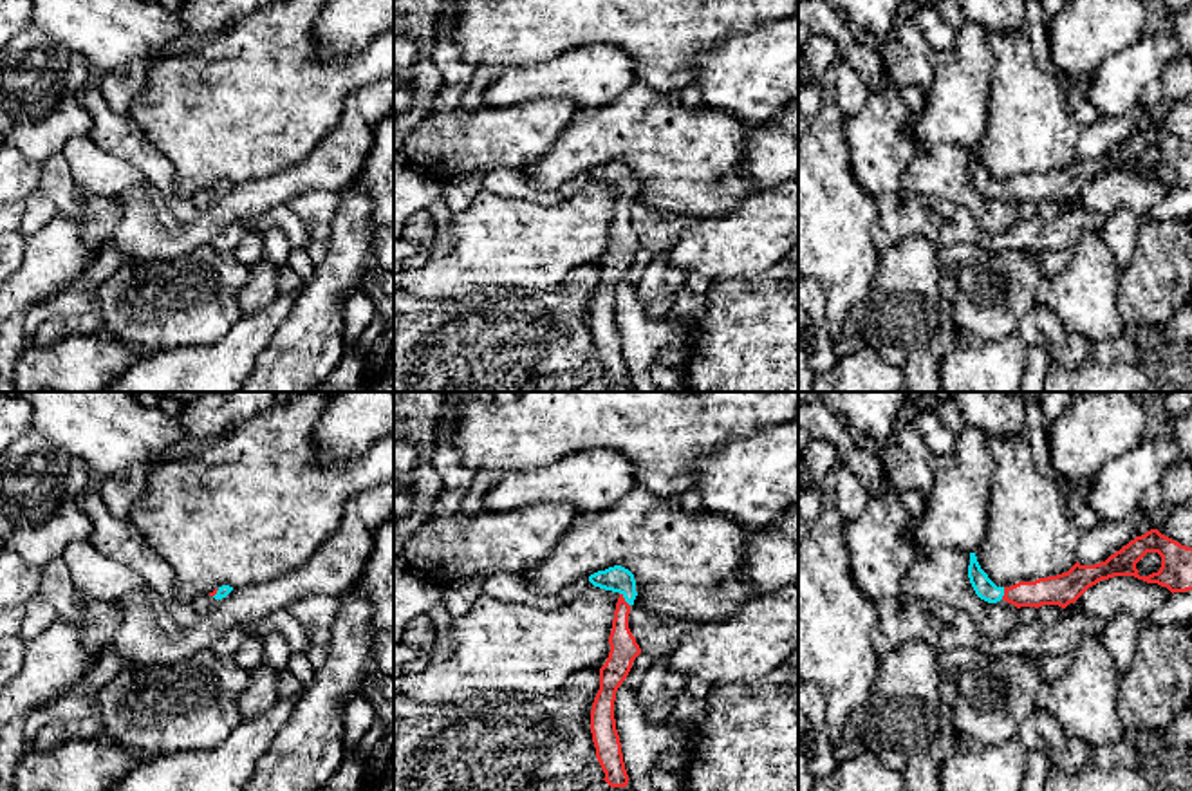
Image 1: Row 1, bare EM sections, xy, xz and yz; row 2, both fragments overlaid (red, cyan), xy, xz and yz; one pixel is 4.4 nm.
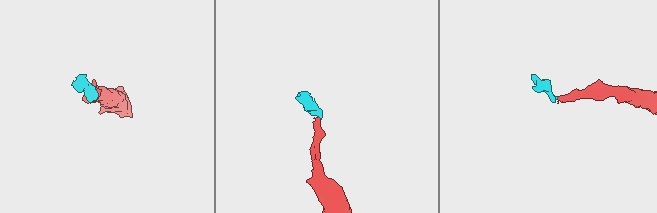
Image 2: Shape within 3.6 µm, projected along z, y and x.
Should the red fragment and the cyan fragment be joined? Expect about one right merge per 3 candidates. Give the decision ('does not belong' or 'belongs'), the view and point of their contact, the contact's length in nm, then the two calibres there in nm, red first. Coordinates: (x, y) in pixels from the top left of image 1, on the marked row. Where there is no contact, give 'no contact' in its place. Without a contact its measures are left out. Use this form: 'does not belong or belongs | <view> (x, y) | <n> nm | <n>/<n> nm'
belongs | xz (623, 600) | 80 nm | 130/120 nm

